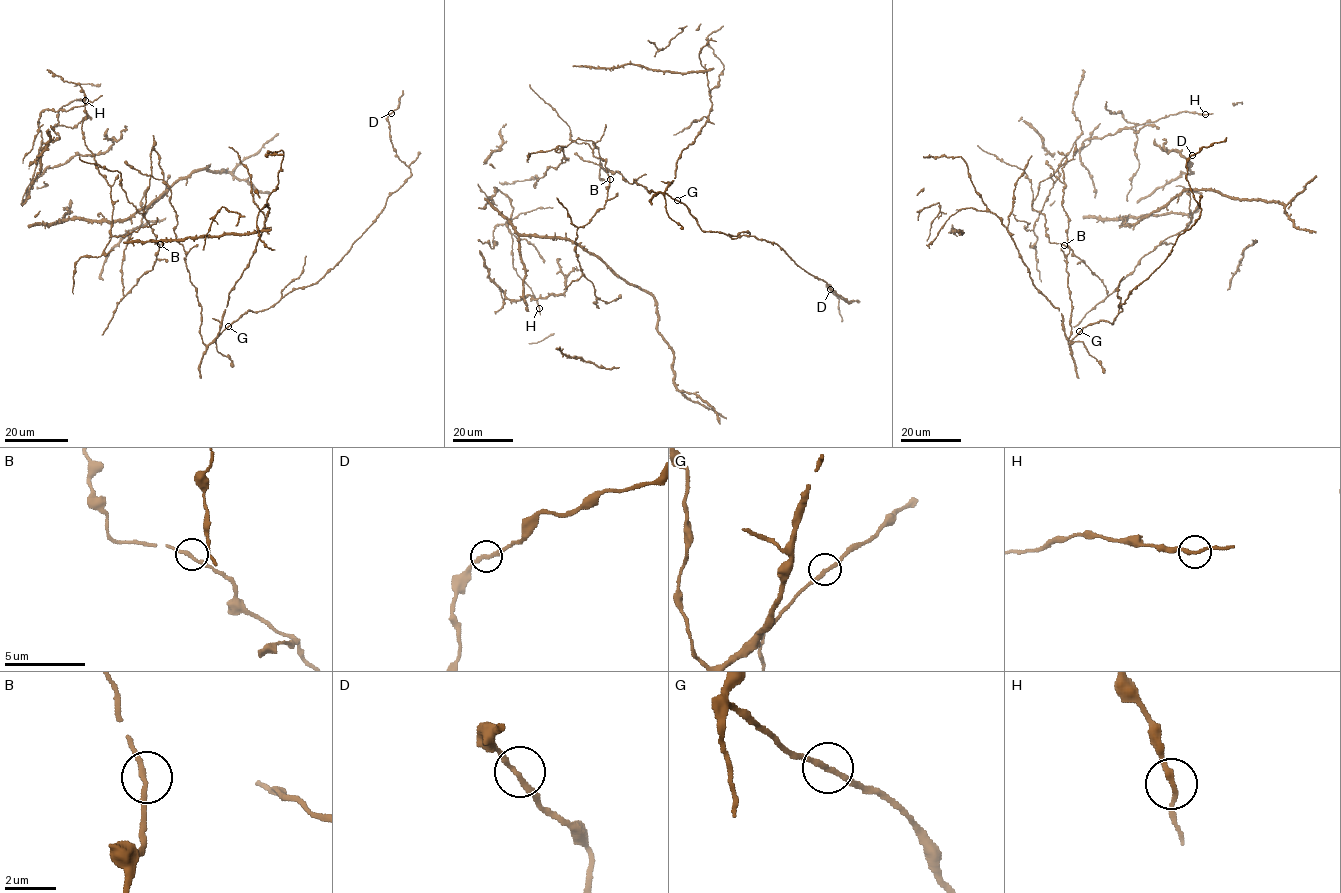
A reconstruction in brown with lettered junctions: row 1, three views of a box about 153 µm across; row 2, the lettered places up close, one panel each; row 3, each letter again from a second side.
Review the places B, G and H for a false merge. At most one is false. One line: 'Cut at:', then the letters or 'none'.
Cut at: none

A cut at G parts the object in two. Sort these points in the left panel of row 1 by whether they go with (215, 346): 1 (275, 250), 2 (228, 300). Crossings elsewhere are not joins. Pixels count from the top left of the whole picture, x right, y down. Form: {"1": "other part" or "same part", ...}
{"1": "same part", "2": "same part"}

